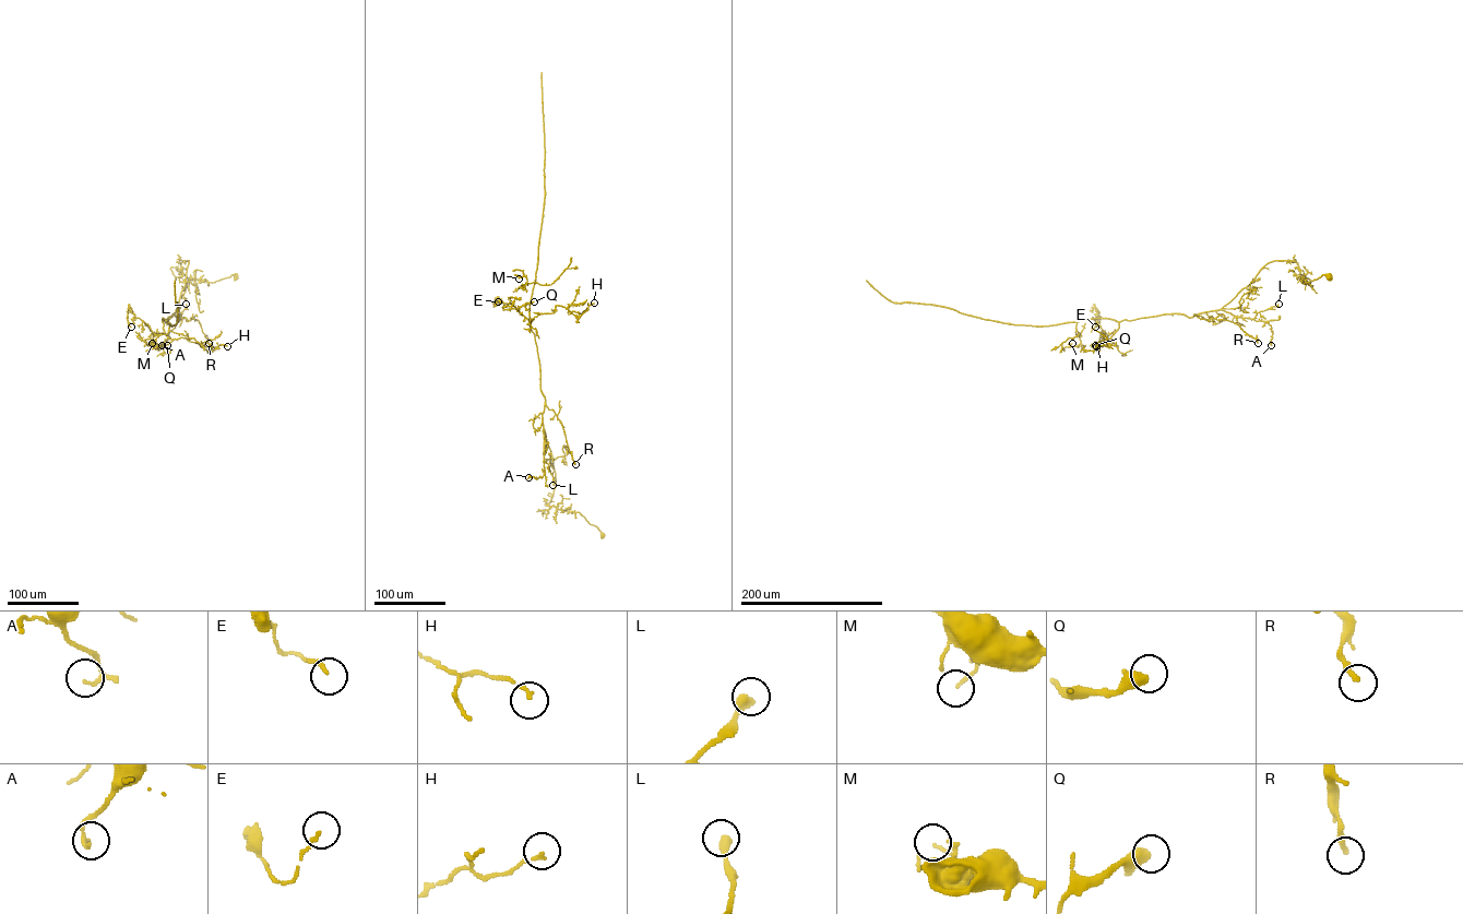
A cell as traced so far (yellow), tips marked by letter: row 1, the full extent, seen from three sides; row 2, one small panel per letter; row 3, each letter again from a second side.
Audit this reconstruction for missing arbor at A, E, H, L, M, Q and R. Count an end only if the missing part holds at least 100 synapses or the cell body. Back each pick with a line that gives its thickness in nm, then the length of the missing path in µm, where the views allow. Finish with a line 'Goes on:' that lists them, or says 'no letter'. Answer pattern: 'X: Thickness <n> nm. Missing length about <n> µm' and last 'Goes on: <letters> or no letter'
Goes on: no letter

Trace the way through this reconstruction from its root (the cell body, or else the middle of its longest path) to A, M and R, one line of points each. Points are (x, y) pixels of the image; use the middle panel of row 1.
A: (603, 535), (579, 512), (547, 505), (556, 474), (544, 428), (544, 474), (535, 478), (528, 477)
M: (603, 535), (579, 512), (547, 505), (556, 474), (528, 322), (536, 282), (522, 286), (526, 279), (519, 279)
R: (603, 535), (579, 512), (547, 505), (556, 474), (543, 426), (545, 404), (560, 420), (575, 464)

